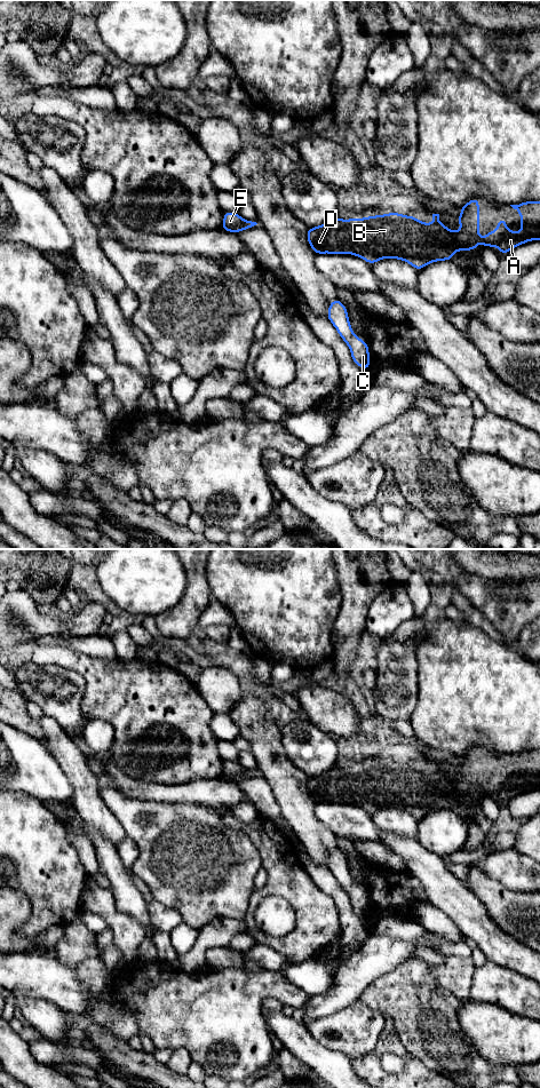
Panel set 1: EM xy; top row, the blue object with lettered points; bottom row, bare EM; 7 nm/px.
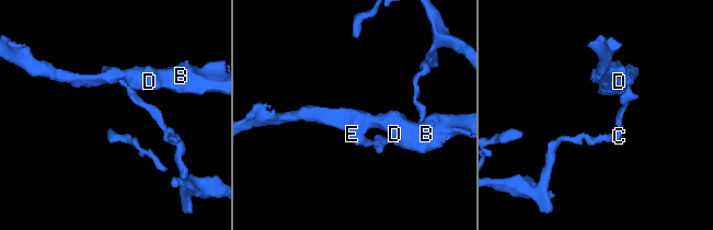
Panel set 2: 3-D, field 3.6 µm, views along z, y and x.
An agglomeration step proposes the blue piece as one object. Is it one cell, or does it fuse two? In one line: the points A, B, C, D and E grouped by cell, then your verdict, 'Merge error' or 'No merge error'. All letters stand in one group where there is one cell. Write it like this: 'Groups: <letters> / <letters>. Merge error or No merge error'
Groups: A B D / C E. Merge error

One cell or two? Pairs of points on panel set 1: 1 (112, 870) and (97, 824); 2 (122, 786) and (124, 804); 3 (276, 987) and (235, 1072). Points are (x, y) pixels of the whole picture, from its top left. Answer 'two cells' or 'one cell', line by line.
1: two cells
2: two cells
3: one cell

